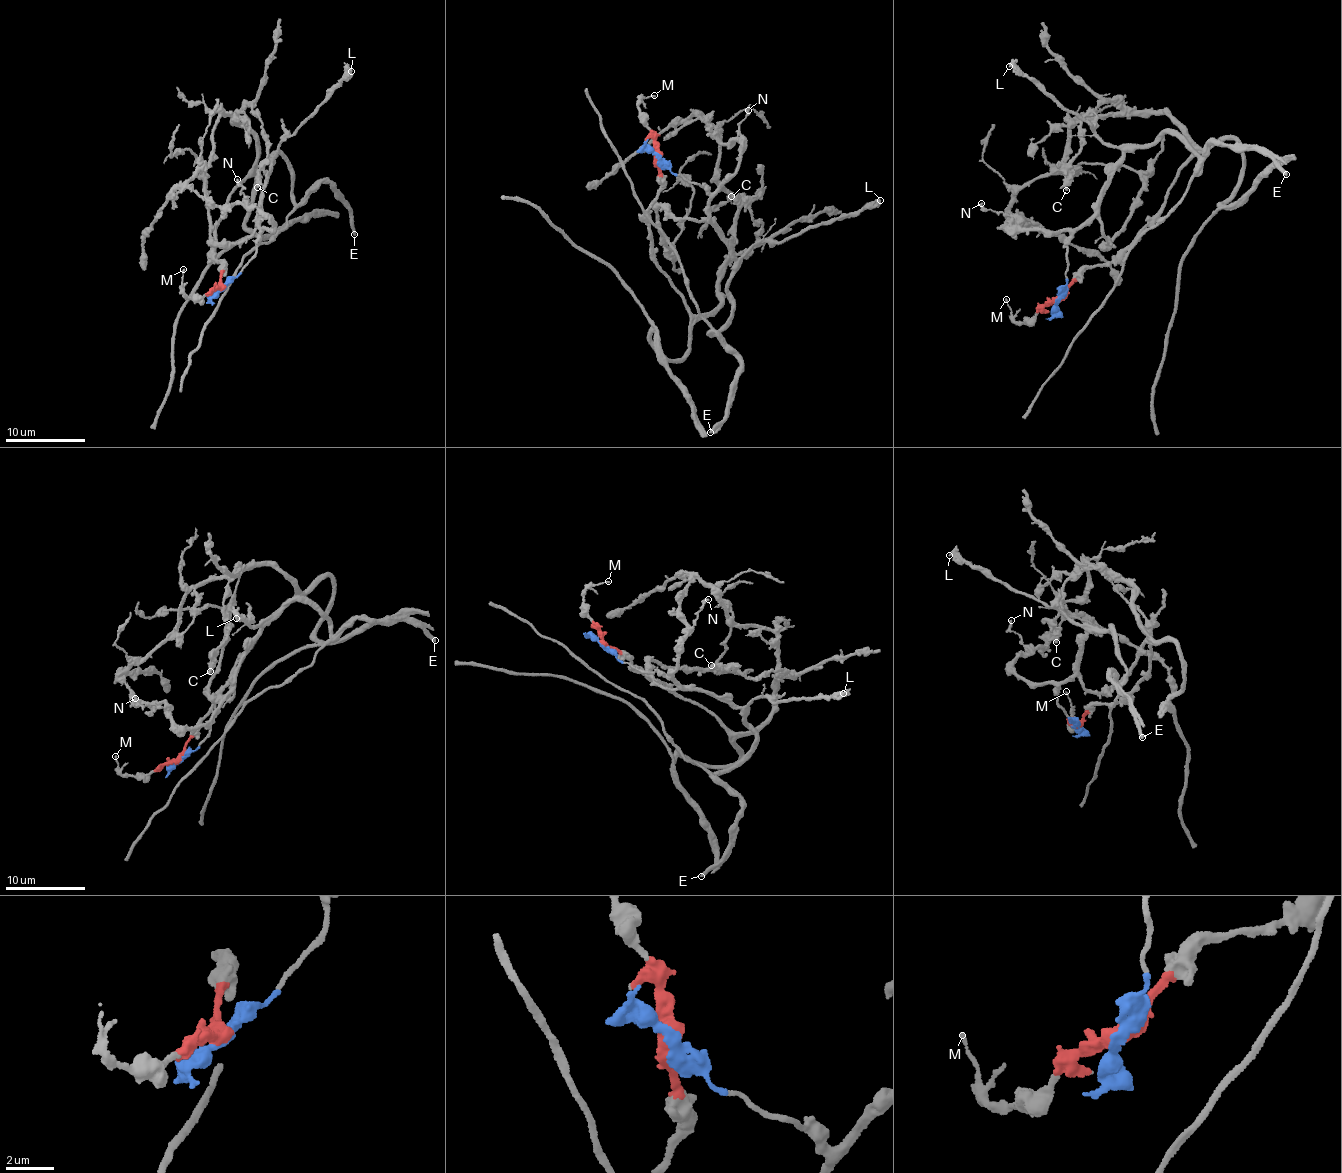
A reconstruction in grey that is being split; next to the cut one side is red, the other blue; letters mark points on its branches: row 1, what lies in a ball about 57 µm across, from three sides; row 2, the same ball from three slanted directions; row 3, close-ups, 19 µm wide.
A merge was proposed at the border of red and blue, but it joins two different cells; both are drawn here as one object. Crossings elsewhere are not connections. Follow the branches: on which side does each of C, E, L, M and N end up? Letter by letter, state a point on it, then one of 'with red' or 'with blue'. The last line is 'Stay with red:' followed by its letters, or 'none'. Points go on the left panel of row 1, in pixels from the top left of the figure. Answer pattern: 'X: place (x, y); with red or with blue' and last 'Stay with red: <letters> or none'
C: place (257, 187); with red
E: place (354, 234); with blue
L: place (351, 71); with blue
M: place (183, 269); with red
N: place (237, 179); with blue
Stay with red: C, M

